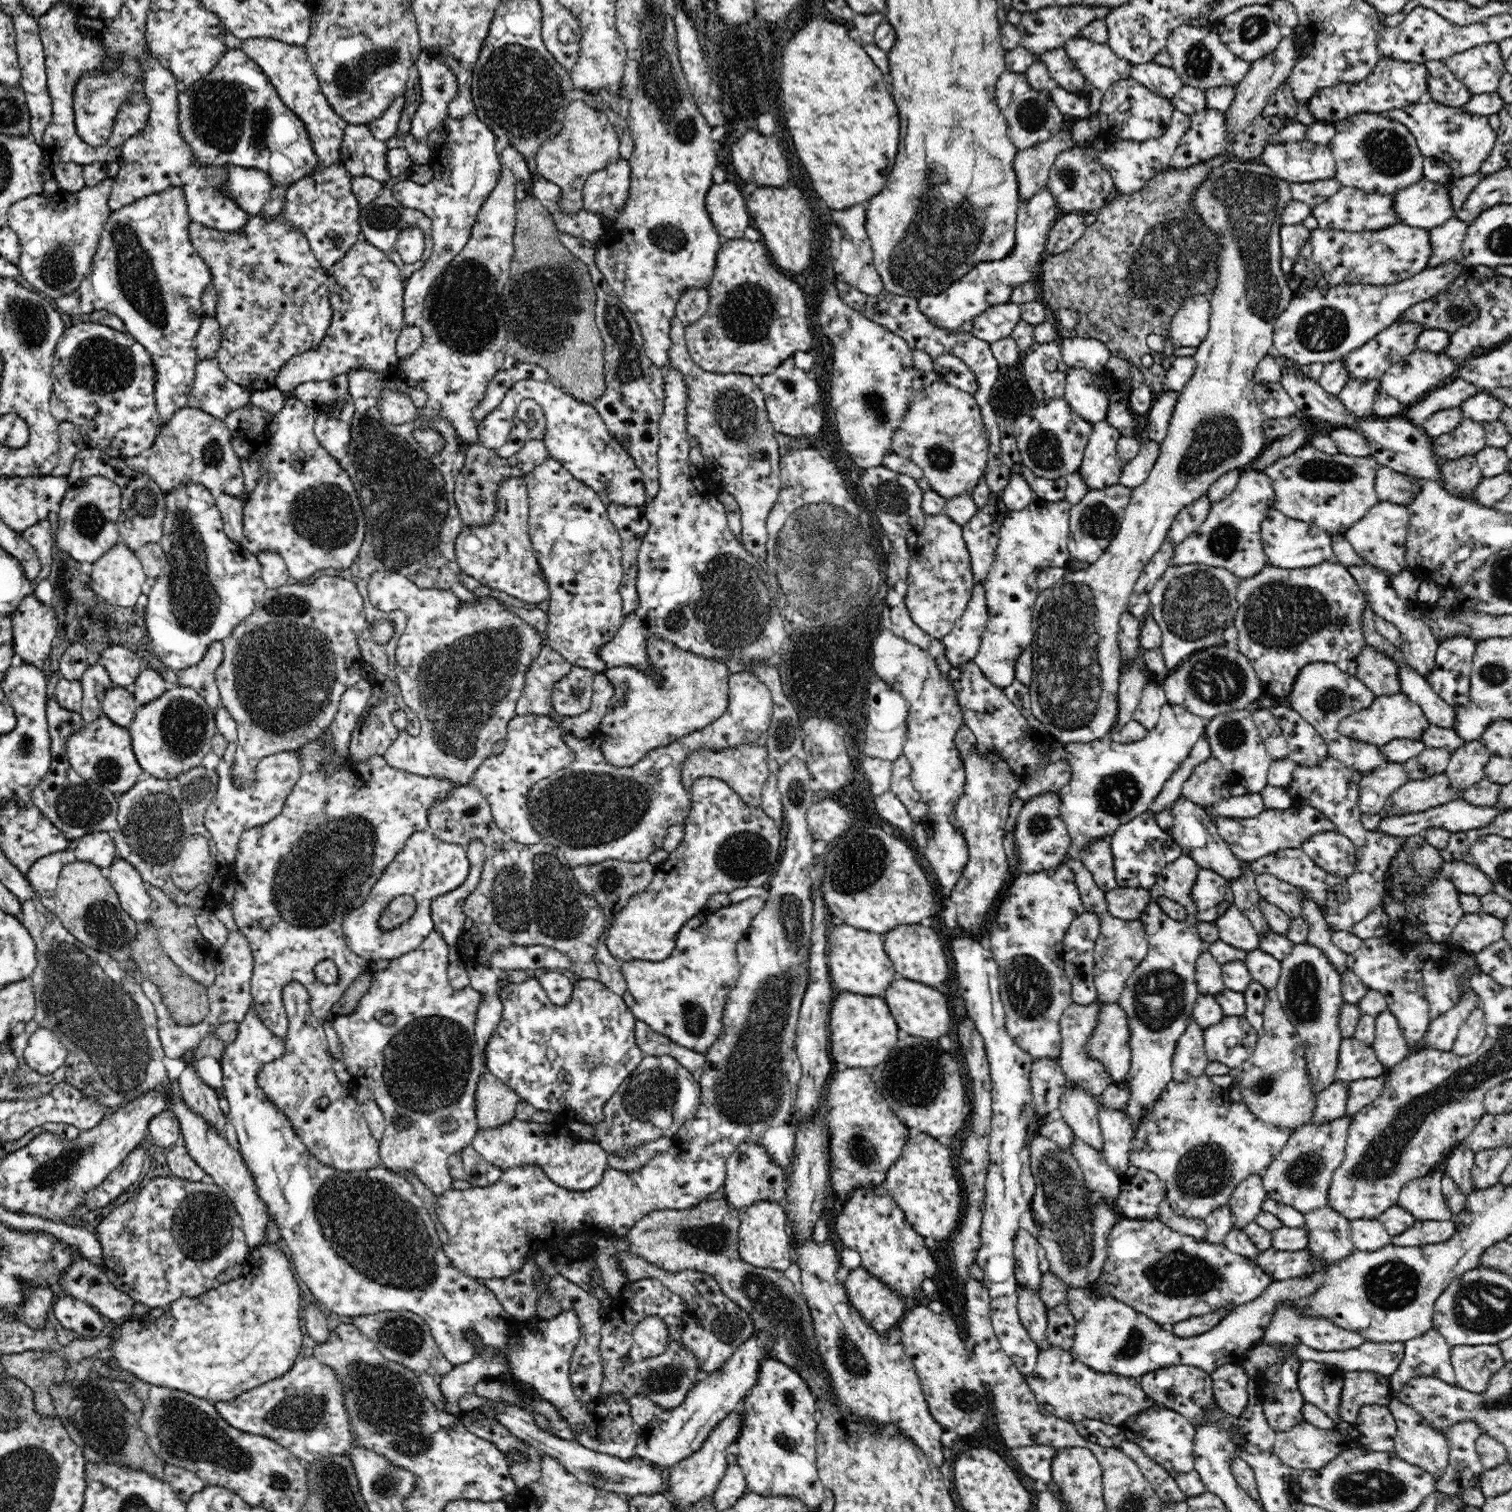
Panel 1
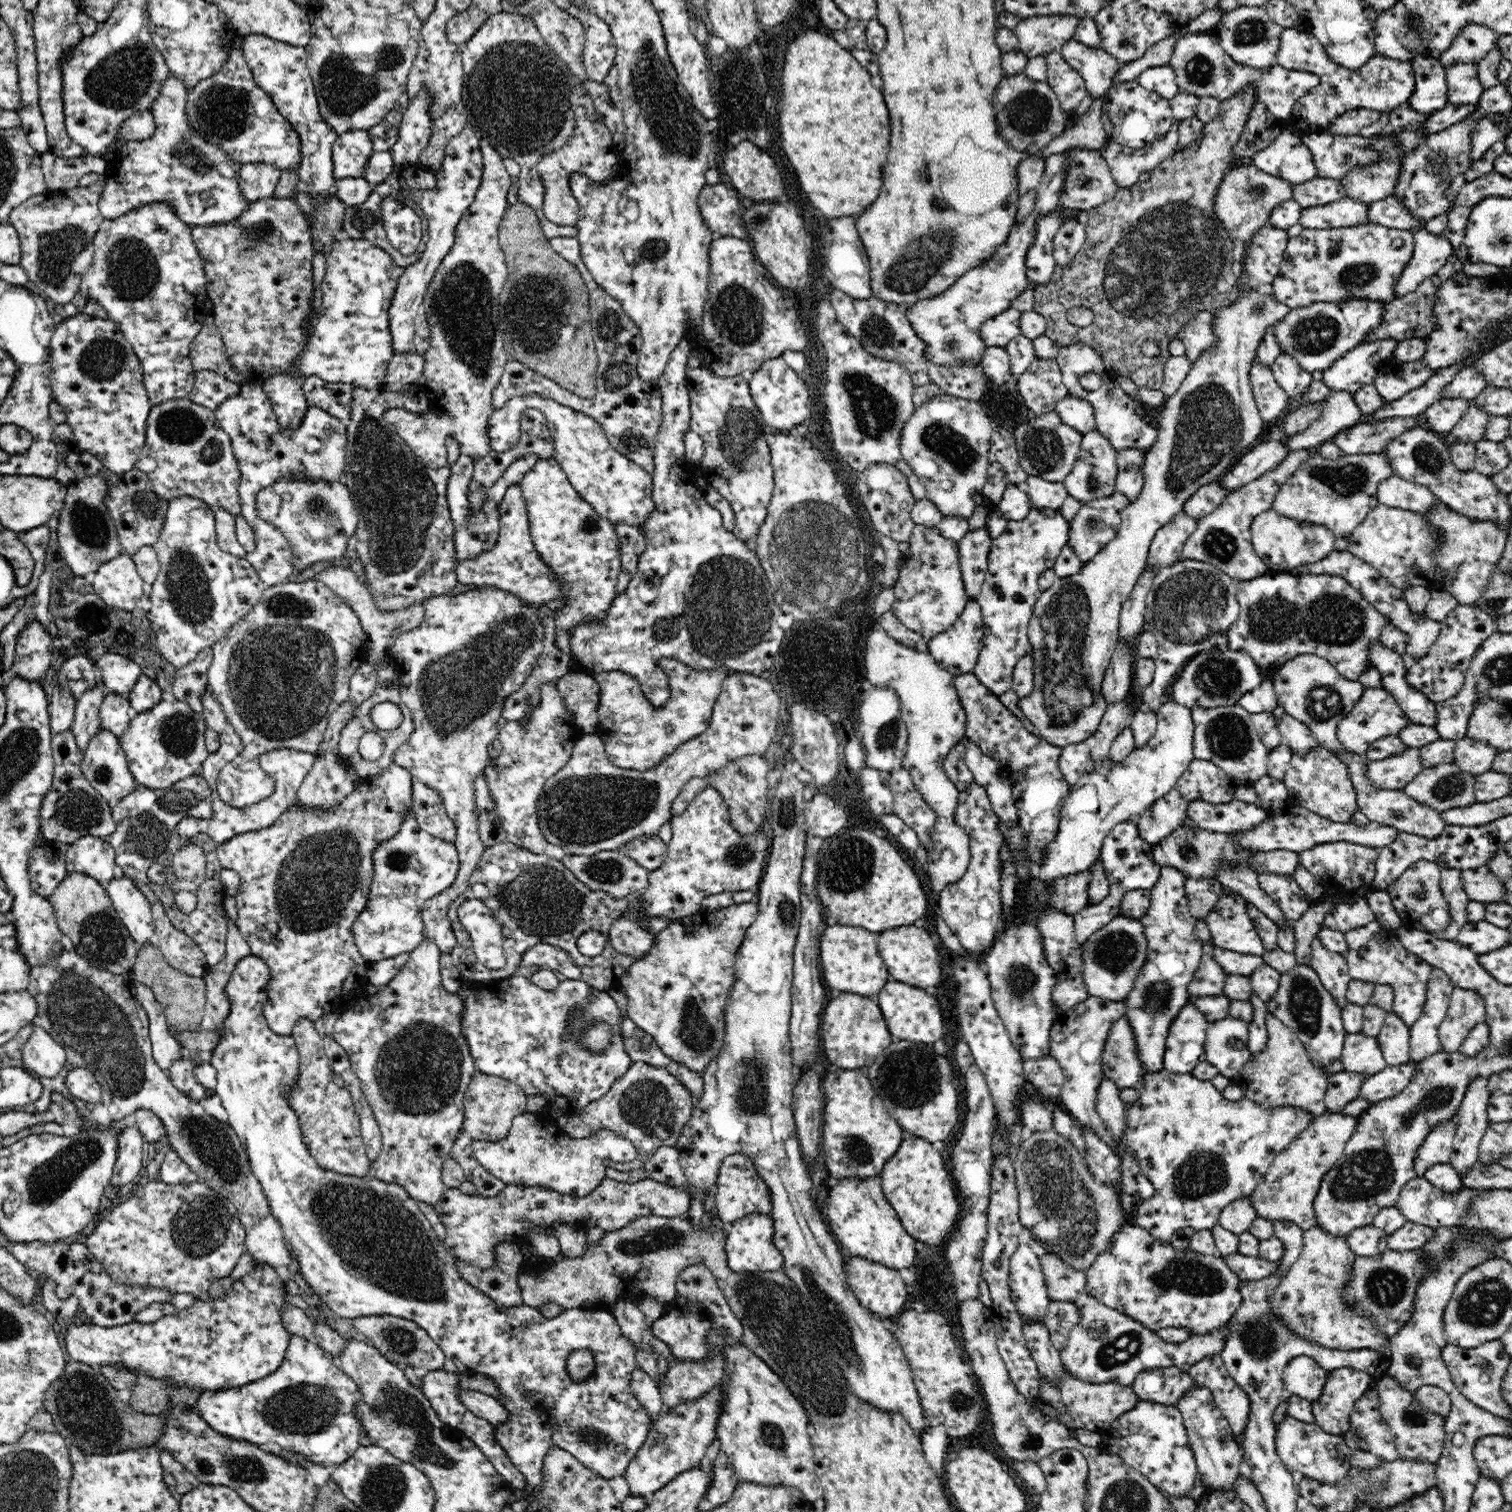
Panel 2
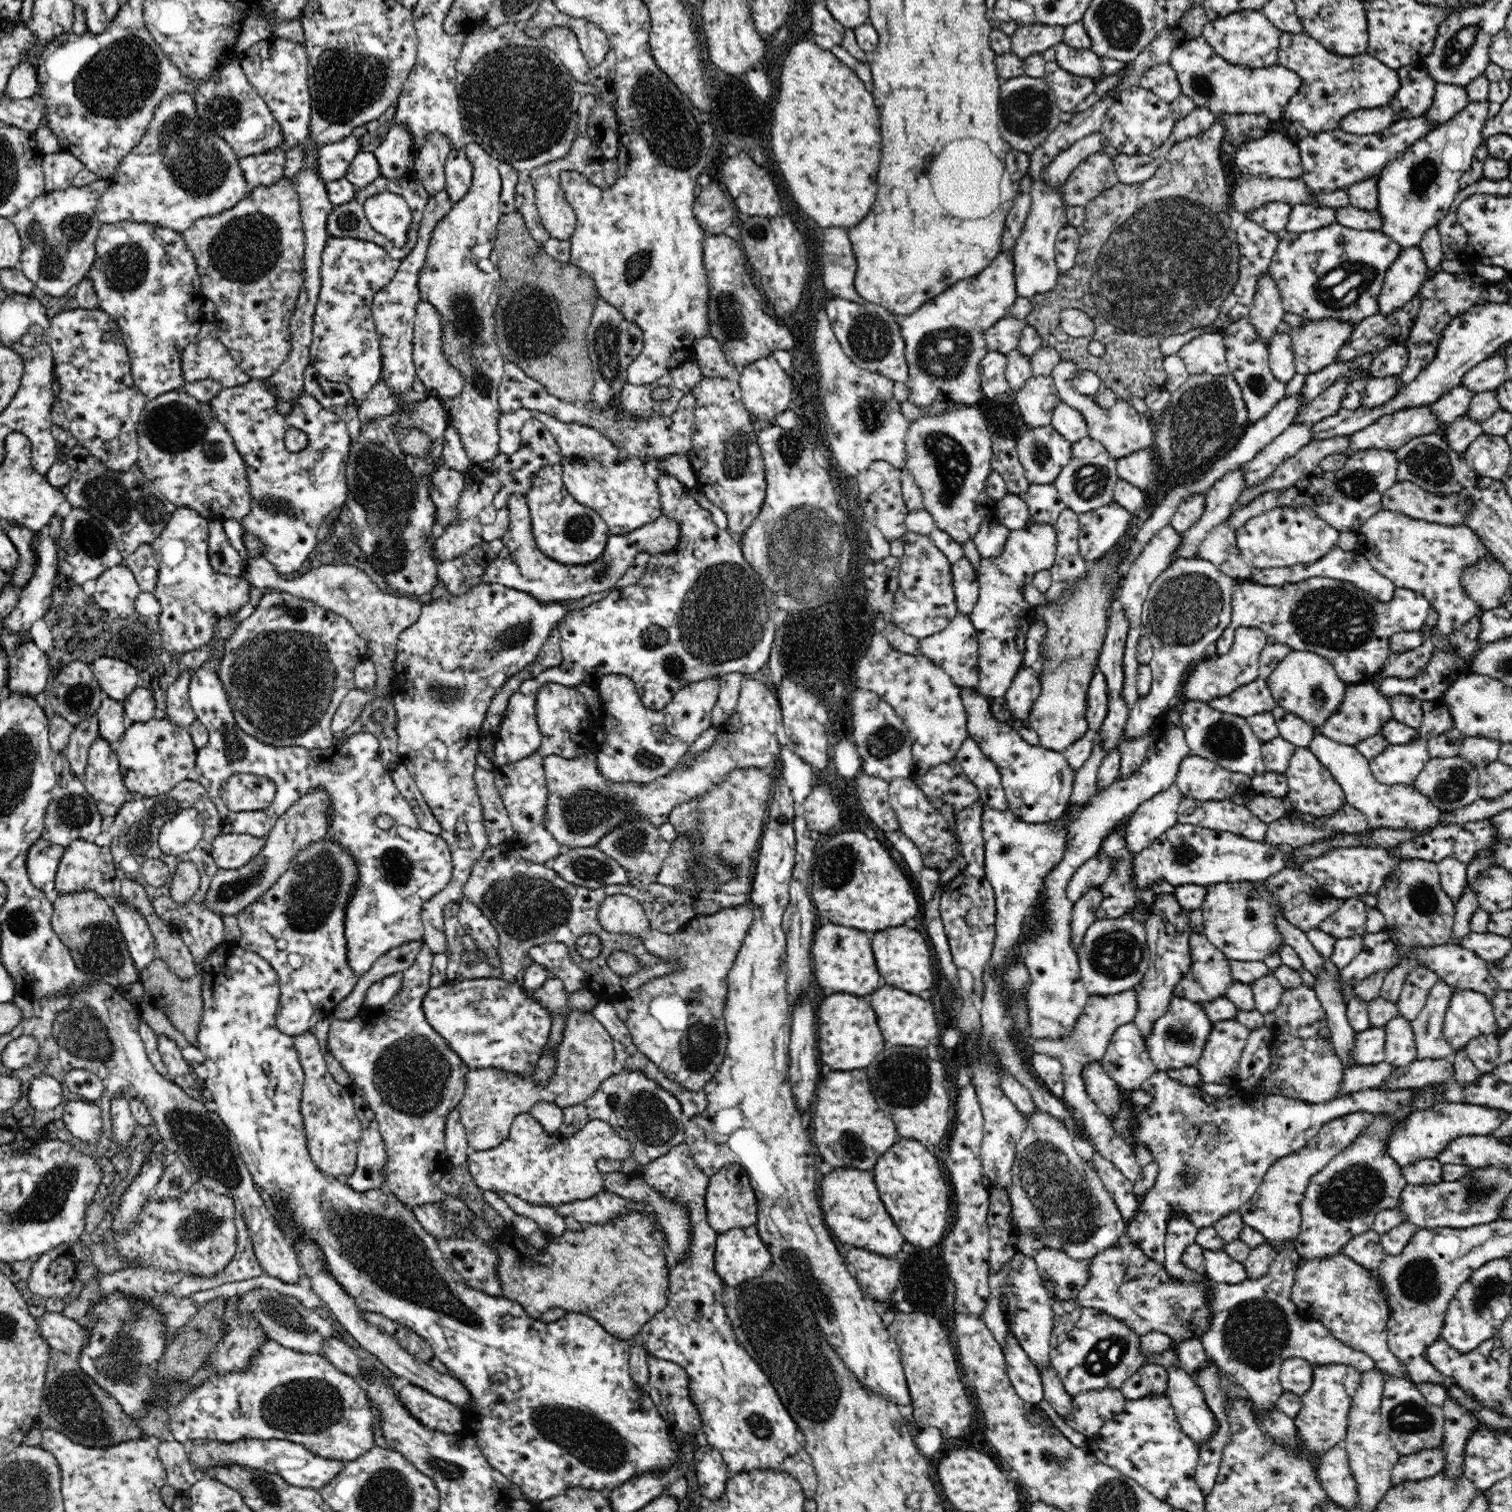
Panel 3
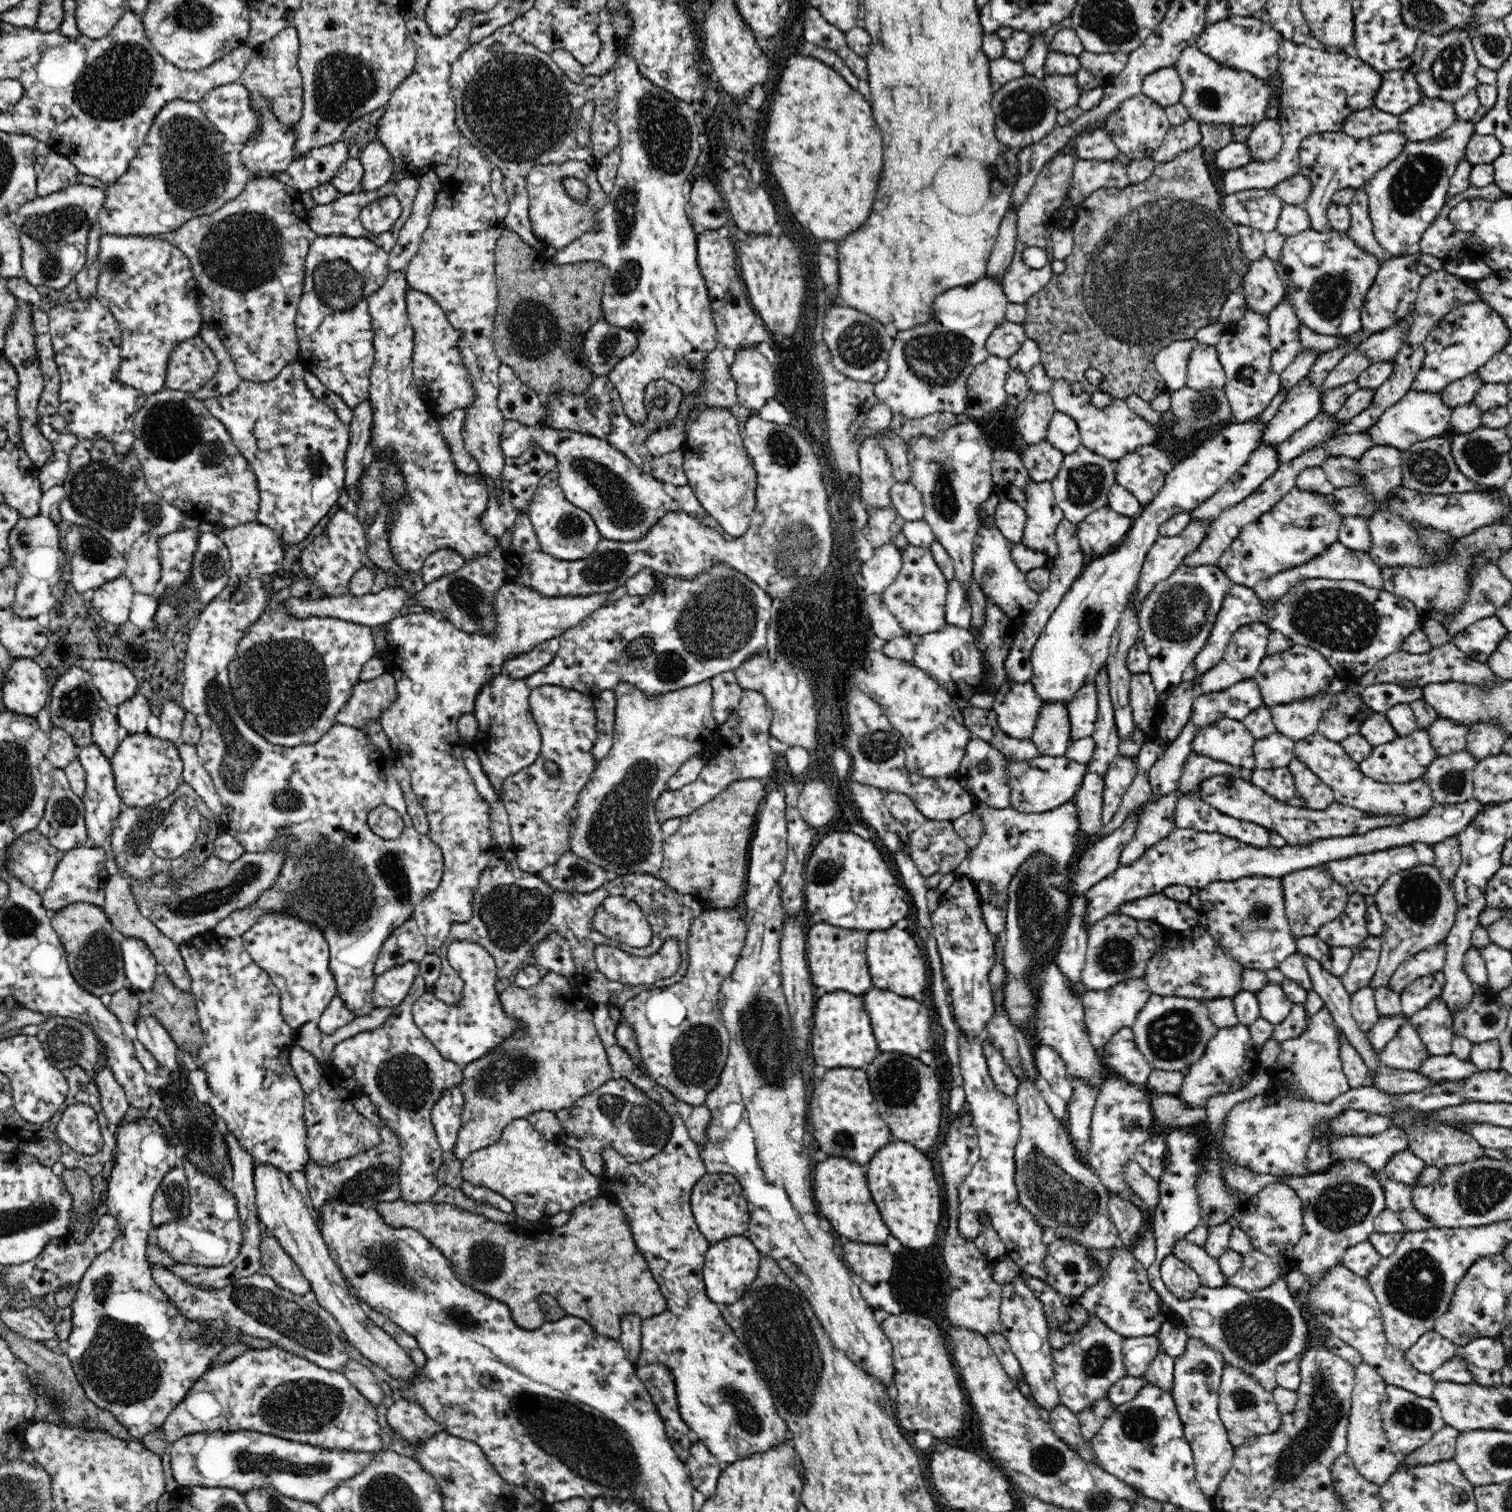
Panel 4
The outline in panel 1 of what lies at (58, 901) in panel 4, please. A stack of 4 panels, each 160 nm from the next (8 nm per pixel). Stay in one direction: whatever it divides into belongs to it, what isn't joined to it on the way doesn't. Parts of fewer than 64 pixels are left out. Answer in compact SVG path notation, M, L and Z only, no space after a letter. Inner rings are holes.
M106 832L88 834L78 839L75 860L93 862L106 871L116 858L115 844Z

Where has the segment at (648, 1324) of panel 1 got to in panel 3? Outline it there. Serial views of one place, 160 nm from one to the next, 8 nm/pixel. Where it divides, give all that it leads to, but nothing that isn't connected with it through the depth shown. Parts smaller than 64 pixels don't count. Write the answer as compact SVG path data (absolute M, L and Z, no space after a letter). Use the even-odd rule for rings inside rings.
M228 940L209 952L209 955L199 964L198 971L202 977L203 1015L196 1047L205 1056L202 1064L208 1069L208 1076L203 1083L204 1088L212 1093L214 1102L217 1104L216 1113L234 1135L245 1165L253 1176L253 1181L262 1186L270 1195L276 1210L280 1209L288 1217L288 1223L296 1235L302 1235L305 1240L312 1240L319 1246L330 1275L343 1286L344 1292L355 1300L361 1312L374 1312L386 1316L389 1320L412 1329L418 1336L427 1340L428 1344L431 1344L434 1357L447 1368L447 1374L460 1381L469 1392L469 1405L461 1407L463 1422L466 1424L465 1432L476 1437L477 1445L481 1448L488 1464L507 1477L510 1483L518 1484L523 1496L530 1502L550 1500L554 1496L560 1496L564 1490L568 1490L568 1487L598 1491L614 1490L620 1484L630 1480L632 1476L670 1470L670 1466L678 1460L678 1454L672 1448L672 1438L668 1434L667 1424L658 1412L658 1407L647 1392L636 1385L629 1371L630 1340L620 1340L619 1337L612 1336L612 1333L600 1327L598 1321L580 1312L567 1312L564 1318L546 1324L540 1319L532 1319L522 1305L514 1300L471 1288L456 1272L450 1260L444 1257L435 1237L424 1230L410 1207L400 1202L393 1192L385 1188L356 1192L341 1178L322 1172L314 1164L307 1149L307 1136L300 1110L305 1074L297 1055L294 1037L280 1032L276 1027L275 1014L281 992L277 972L259 954L242 948L235 941Z

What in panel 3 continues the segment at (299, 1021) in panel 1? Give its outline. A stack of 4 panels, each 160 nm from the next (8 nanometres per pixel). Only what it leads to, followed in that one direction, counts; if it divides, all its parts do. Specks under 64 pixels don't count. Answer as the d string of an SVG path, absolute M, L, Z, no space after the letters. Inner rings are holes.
M312 1031L294 1037L305 1079L301 1098L301 1114L307 1136L307 1149L314 1164L324 1173L343 1178L356 1168L362 1127L356 1116L349 1087L336 1083L326 1067L317 1037Z

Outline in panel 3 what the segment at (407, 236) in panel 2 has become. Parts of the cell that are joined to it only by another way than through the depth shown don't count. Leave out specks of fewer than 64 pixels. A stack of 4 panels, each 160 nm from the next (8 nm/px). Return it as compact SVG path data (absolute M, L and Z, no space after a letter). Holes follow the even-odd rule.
M394 192L374 194L364 201L364 214L371 227L398 248L406 244L406 232L412 222L407 201Z

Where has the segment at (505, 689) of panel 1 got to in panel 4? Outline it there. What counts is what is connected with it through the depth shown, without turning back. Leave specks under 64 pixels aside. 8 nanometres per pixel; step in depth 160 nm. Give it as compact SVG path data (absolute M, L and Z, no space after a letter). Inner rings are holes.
M506 582L501 588L498 588L498 592L494 594L494 608L496 609L496 634L494 636L484 636L483 632L468 633L460 631L455 627L449 620L444 618L441 612L433 611L420 611L418 613L409 613L399 615L393 618L387 624L388 636L388 648L389 656L386 659L385 672L388 672L395 678L395 689L396 698L394 702L388 706L387 710L382 713L380 718L380 723L388 740L390 741L391 748L394 751L394 755L399 758L399 763L403 764L405 768L409 771L411 780L411 786L419 799L421 806L427 814L428 823L430 824L430 830L427 833L428 837L434 841L442 851L444 870L442 873L442 880L440 884L436 887L436 890L432 894L428 895L424 900L422 900L415 908L412 913L411 918L416 921L420 932L426 941L426 946L428 949L428 954L435 953L438 948L446 943L450 928L452 924L458 924L458 922L468 922L473 915L473 897L476 895L476 890L479 886L480 872L488 866L489 854L493 851L491 829L490 829L490 804L485 801L485 799L479 794L479 791L475 788L475 783L472 777L466 769L466 764L464 763L463 750L468 745L466 741L460 738L458 734L457 722L462 714L473 714L475 707L475 700L480 689L483 687L484 683L487 683L492 675L497 675L503 672L503 662L506 659L512 658L514 655L519 655L522 653L527 653L537 646L539 642L544 642L544 640L557 639L563 632L566 632L569 628L572 628L585 618L588 618L597 608L602 608L604 605L608 604L608 593L598 593L588 596L572 596L572 595L560 595L554 597L547 597L546 595L541 595L540 592L534 590L530 587L524 586L518 583Z

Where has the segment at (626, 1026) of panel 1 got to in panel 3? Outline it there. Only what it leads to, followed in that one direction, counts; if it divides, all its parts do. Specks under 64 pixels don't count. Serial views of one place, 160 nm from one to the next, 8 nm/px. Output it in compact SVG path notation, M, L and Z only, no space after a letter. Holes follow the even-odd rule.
M488 977L430 987L423 998L423 1011L428 1024L444 1037L444 1041L452 1047L452 1051L464 1061L469 1070L494 1068L526 1077L534 1074L535 1066L543 1056L543 1046L550 1042L549 1034L553 1025L553 1017L547 1008L537 1002L523 985L520 986L513 980Z

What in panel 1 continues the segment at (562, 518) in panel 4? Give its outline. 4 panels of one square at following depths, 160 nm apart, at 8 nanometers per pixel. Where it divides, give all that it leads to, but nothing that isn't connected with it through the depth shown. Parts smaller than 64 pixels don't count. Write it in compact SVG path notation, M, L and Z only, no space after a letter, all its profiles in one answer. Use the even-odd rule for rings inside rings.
M548 457L540 466L536 466L530 472L523 476L524 482L527 486L527 496L529 497L529 533L531 543L535 552L540 570L544 573L544 580L548 583L549 590L549 610L548 614L548 628L546 641L552 647L552 650L559 652L572 667L589 668L597 671L605 669L604 661L600 658L599 650L603 644L612 640L620 625L623 623L623 600L619 591L619 586L623 576L622 559L622 541L619 537L619 532L616 530L615 524L609 519L607 507L604 506L600 497L592 488L584 484L581 480L576 480L573 474L570 474L557 460Z

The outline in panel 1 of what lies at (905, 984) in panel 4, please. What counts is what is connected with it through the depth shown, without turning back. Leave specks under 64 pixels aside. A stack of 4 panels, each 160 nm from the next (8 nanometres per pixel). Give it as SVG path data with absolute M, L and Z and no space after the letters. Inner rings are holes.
M920 924L900 925L883 935L883 947L892 960L898 977L915 980L931 987L936 987L948 978L948 958L944 944L932 927Z

